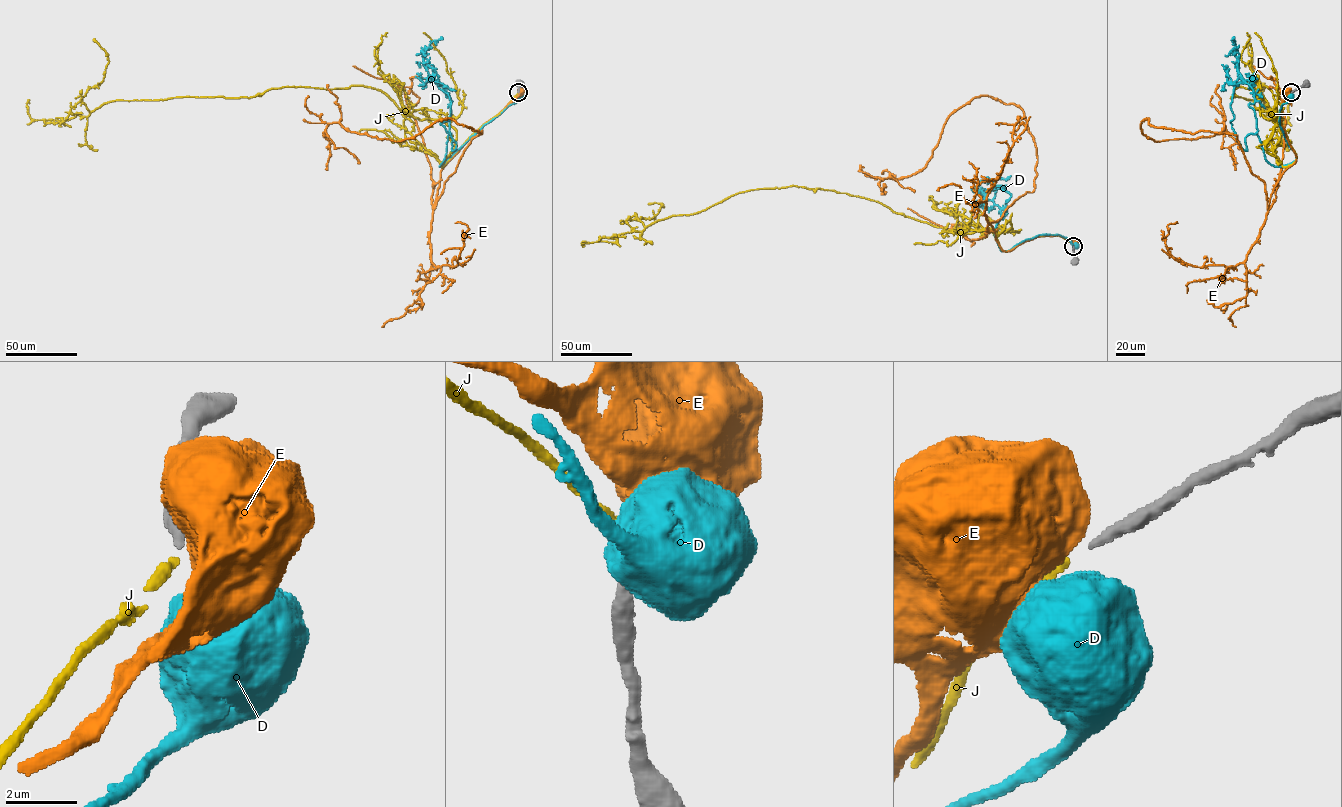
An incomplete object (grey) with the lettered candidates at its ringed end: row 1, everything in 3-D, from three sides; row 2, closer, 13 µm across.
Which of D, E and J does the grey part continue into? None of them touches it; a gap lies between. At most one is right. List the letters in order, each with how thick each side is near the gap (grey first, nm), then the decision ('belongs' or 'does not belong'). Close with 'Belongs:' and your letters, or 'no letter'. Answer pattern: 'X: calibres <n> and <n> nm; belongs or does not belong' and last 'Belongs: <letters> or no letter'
D: calibres 280 and 1000 nm; does not belong
E: calibres 280 and 1000 nm; does not belong
J: calibres 280 and 260 nm; belongs
Belongs: J

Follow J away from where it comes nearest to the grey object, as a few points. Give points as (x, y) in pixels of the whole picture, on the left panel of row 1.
J: (518, 93), (442, 167), (406, 137), (393, 101), (365, 86), (90, 112), (82, 99), (108, 62), (93, 39)

